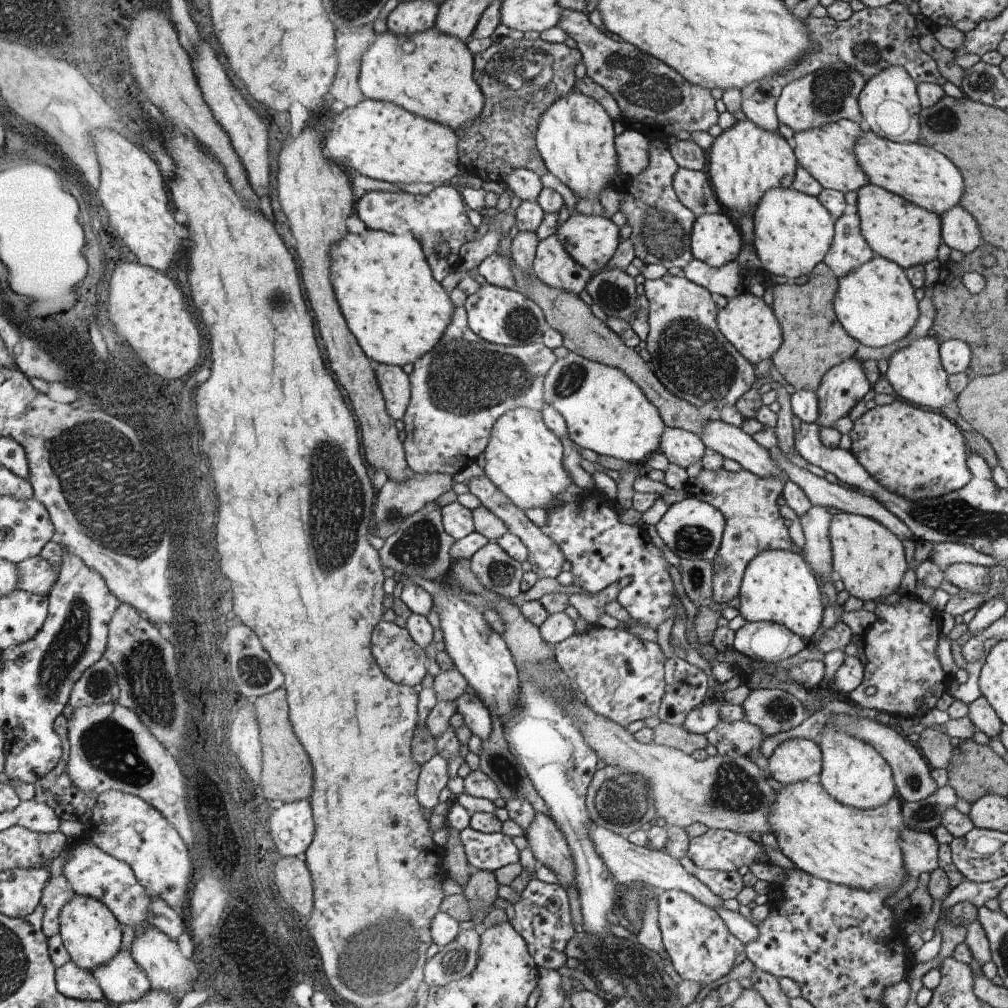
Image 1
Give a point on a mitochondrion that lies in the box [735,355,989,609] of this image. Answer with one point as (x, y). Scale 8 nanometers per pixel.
(920, 490)

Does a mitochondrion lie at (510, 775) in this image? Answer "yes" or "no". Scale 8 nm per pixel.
yes

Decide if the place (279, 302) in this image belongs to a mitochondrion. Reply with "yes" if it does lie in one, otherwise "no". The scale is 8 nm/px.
yes

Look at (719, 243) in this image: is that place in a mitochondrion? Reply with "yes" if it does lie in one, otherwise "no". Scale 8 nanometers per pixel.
no

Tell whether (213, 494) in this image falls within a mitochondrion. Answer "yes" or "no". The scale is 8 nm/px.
yes

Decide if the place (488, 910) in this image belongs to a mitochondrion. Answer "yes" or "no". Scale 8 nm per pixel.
no

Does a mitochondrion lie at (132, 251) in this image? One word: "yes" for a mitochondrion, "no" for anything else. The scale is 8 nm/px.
no

